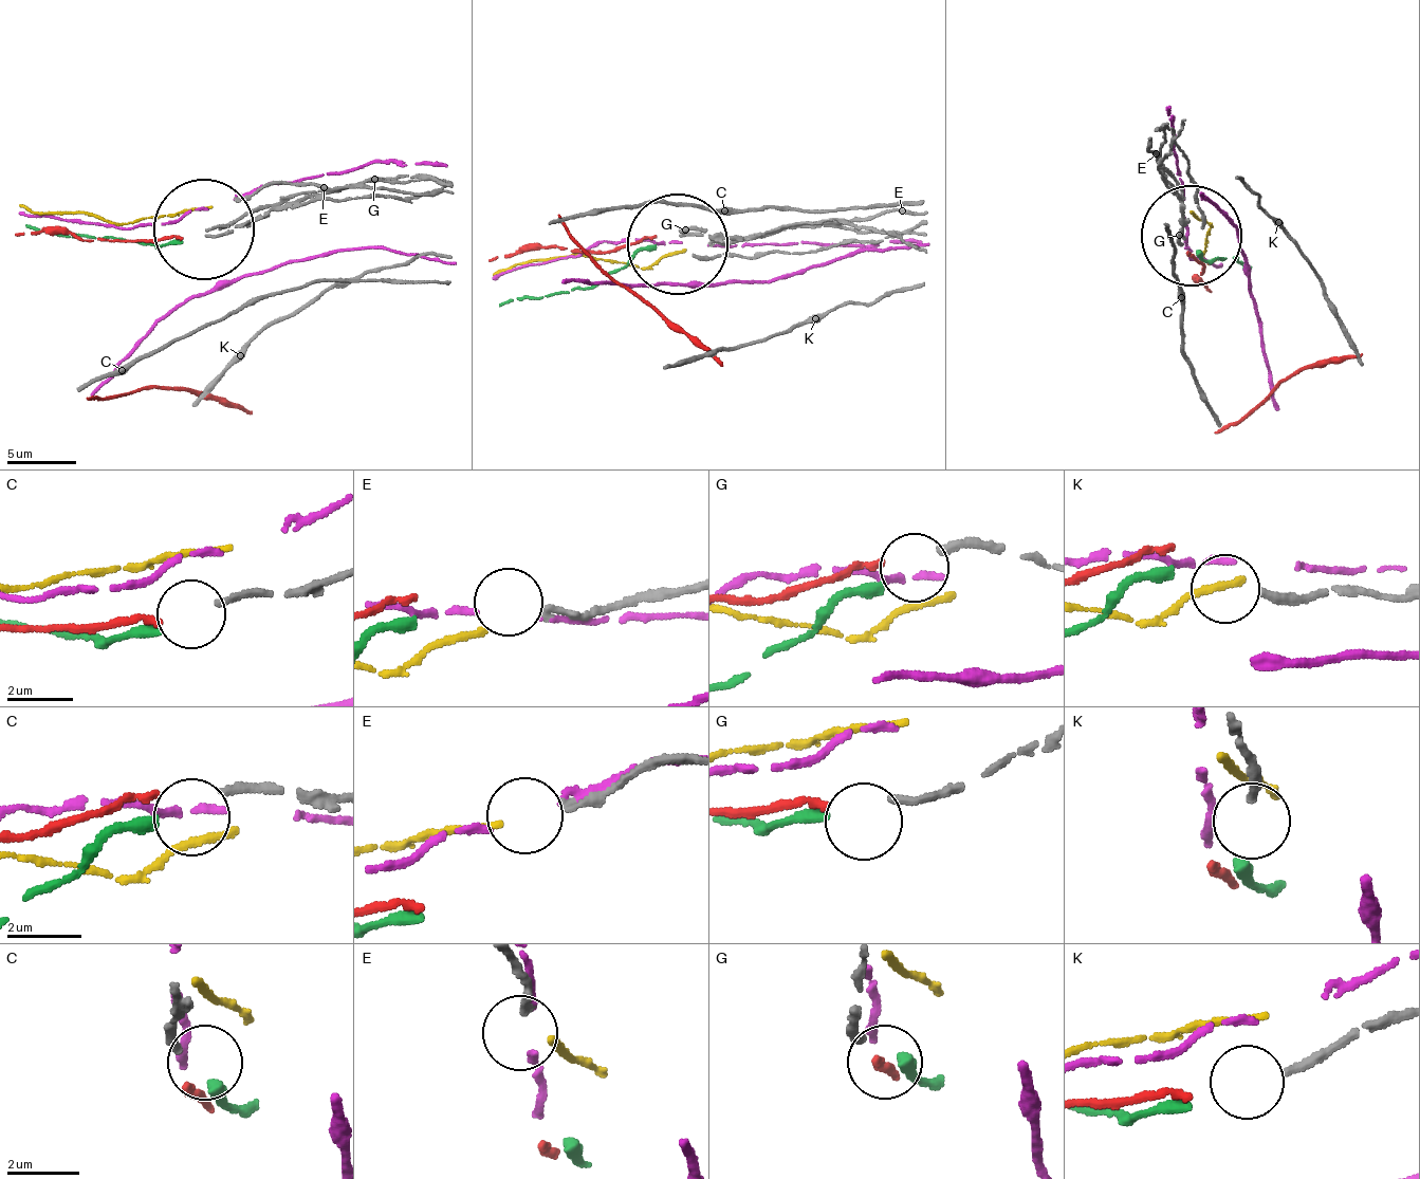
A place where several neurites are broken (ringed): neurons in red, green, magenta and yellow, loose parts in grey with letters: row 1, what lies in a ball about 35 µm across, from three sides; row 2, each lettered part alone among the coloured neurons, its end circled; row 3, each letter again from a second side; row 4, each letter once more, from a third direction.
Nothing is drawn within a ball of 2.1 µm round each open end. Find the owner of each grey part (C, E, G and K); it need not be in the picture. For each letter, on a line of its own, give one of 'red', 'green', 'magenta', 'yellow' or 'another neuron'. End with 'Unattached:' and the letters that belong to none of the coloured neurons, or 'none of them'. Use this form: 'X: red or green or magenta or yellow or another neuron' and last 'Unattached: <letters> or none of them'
C: green
E: another neuron
G: red
K: another neuron
Unattached: E, K

